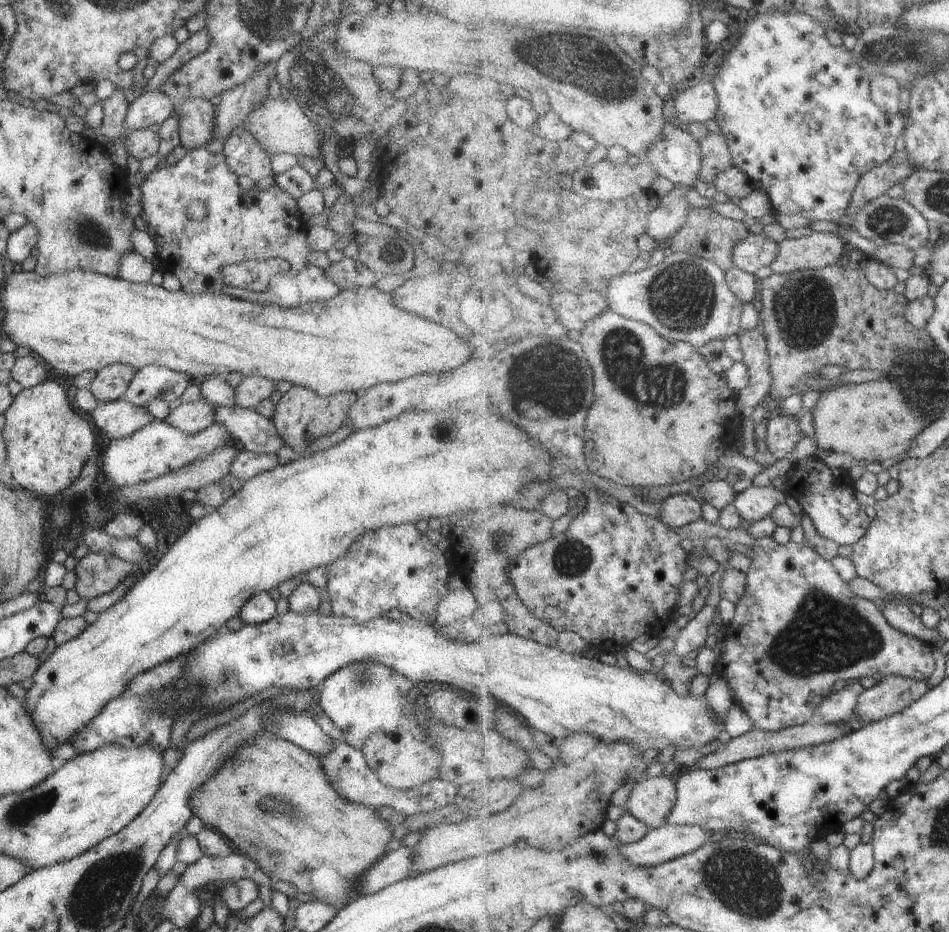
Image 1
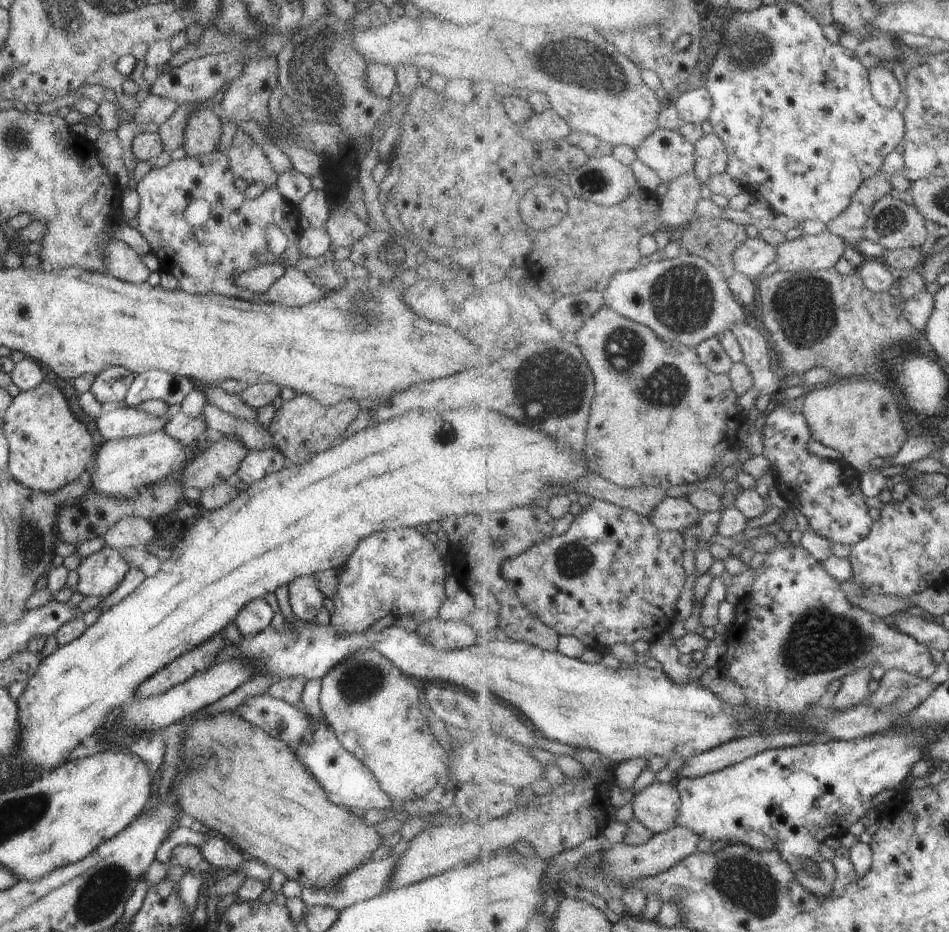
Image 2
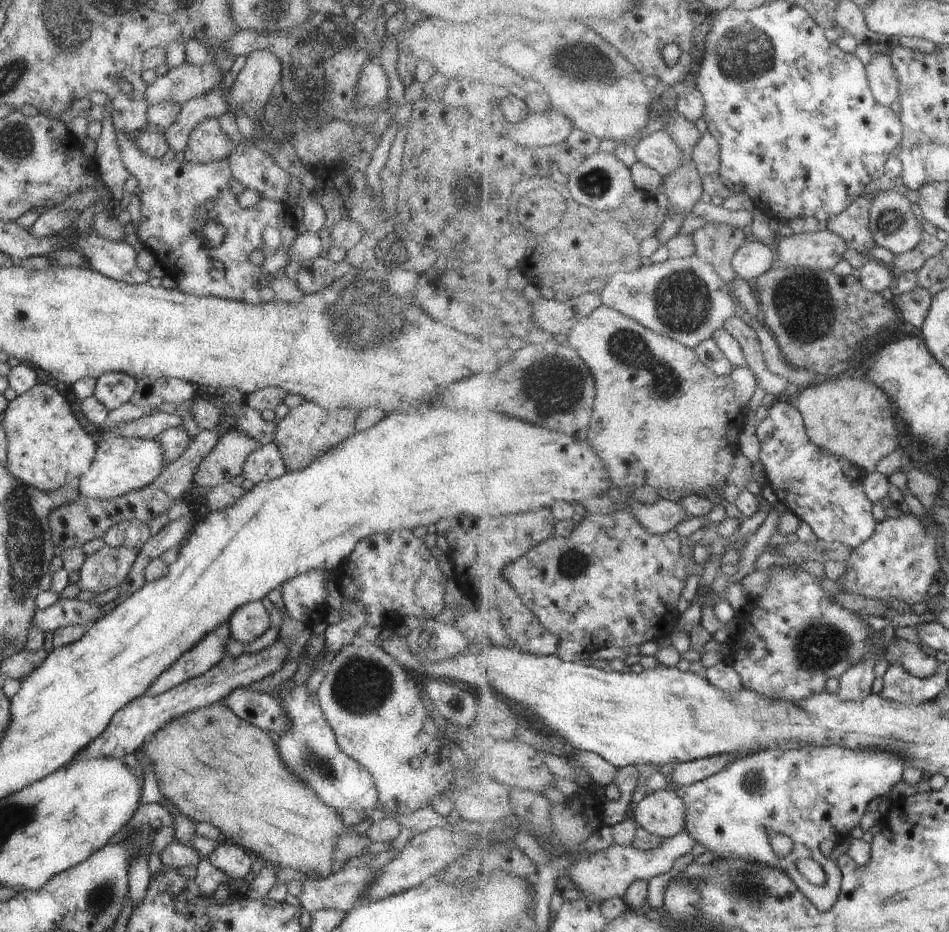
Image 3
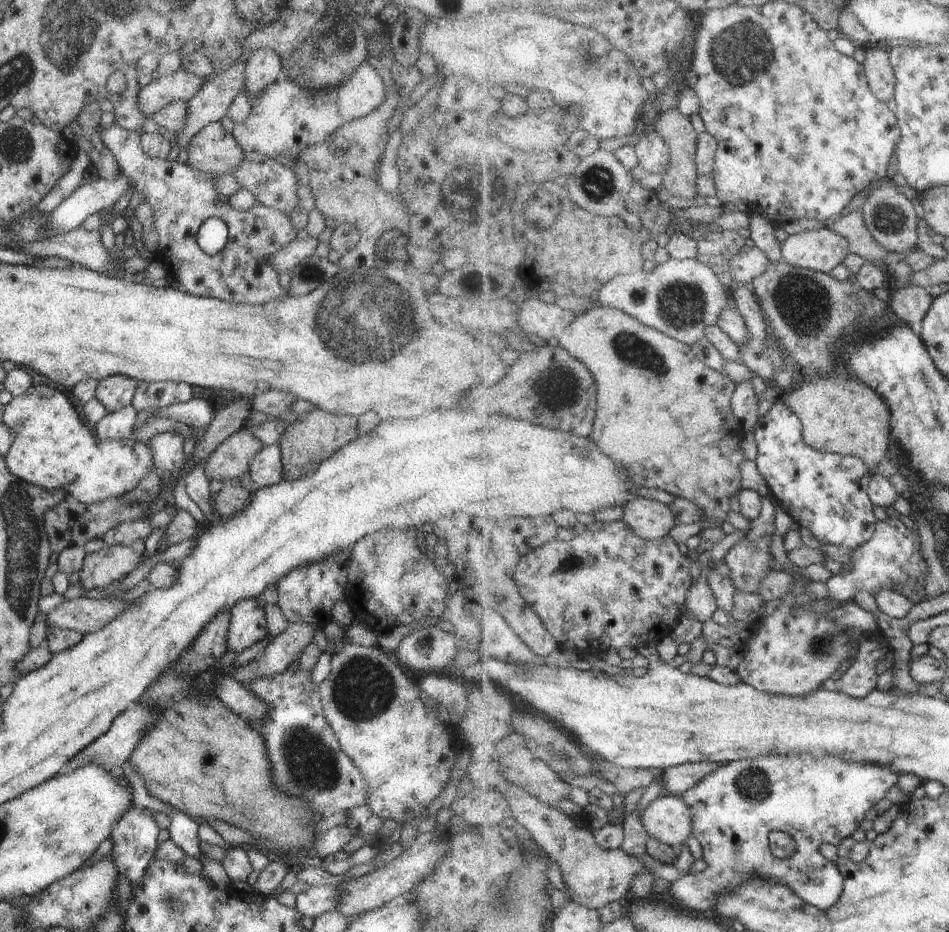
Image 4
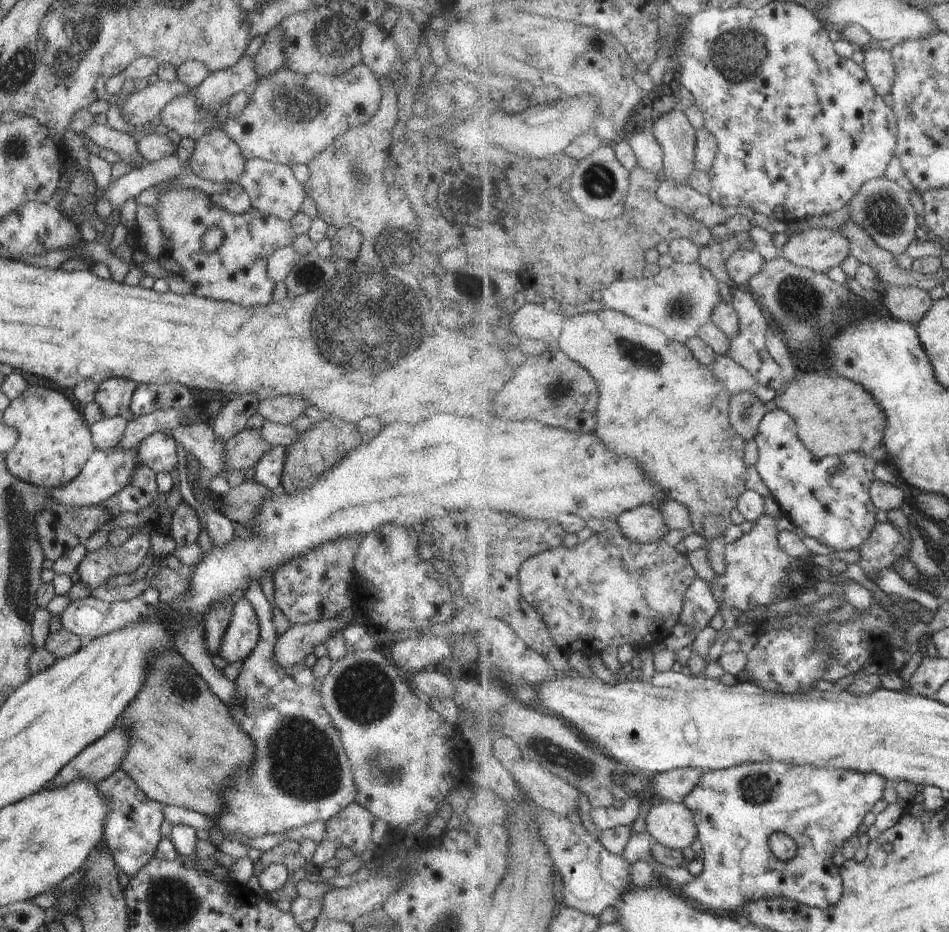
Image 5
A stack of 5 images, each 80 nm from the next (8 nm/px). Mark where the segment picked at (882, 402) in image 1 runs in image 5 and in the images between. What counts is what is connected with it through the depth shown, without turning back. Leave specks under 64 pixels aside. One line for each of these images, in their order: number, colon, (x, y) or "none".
2: (861, 420)
3: (849, 417)
4: (844, 416)
5: (835, 416)

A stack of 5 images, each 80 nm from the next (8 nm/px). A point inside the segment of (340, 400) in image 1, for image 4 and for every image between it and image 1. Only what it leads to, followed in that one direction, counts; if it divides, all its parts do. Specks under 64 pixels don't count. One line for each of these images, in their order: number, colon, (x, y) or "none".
2: (301, 427)
3: (307, 431)
4: (306, 442)

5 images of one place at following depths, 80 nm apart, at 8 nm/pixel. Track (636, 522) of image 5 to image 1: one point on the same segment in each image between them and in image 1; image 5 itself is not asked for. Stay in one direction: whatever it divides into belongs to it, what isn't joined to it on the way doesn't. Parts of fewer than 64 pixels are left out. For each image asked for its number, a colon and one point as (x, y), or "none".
1: (681, 510)
2: (673, 514)
3: (660, 518)
4: (651, 520)

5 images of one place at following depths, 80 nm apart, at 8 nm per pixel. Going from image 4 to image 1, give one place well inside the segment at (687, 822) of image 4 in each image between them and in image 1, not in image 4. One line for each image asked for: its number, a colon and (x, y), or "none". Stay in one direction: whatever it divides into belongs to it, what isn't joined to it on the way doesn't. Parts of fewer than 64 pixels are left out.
1: (653, 799)
2: (657, 807)
3: (663, 813)

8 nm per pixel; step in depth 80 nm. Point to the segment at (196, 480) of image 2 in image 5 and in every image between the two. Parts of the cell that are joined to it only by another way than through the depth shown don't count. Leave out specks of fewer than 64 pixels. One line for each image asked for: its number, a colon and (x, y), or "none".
3: (224, 461)
4: (230, 458)
5: (242, 450)

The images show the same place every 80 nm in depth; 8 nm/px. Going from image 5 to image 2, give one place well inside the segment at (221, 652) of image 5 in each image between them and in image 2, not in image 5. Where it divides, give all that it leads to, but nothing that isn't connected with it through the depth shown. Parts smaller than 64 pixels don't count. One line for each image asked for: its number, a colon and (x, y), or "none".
2: (254, 616)
3: (248, 621)
4: (247, 624)

